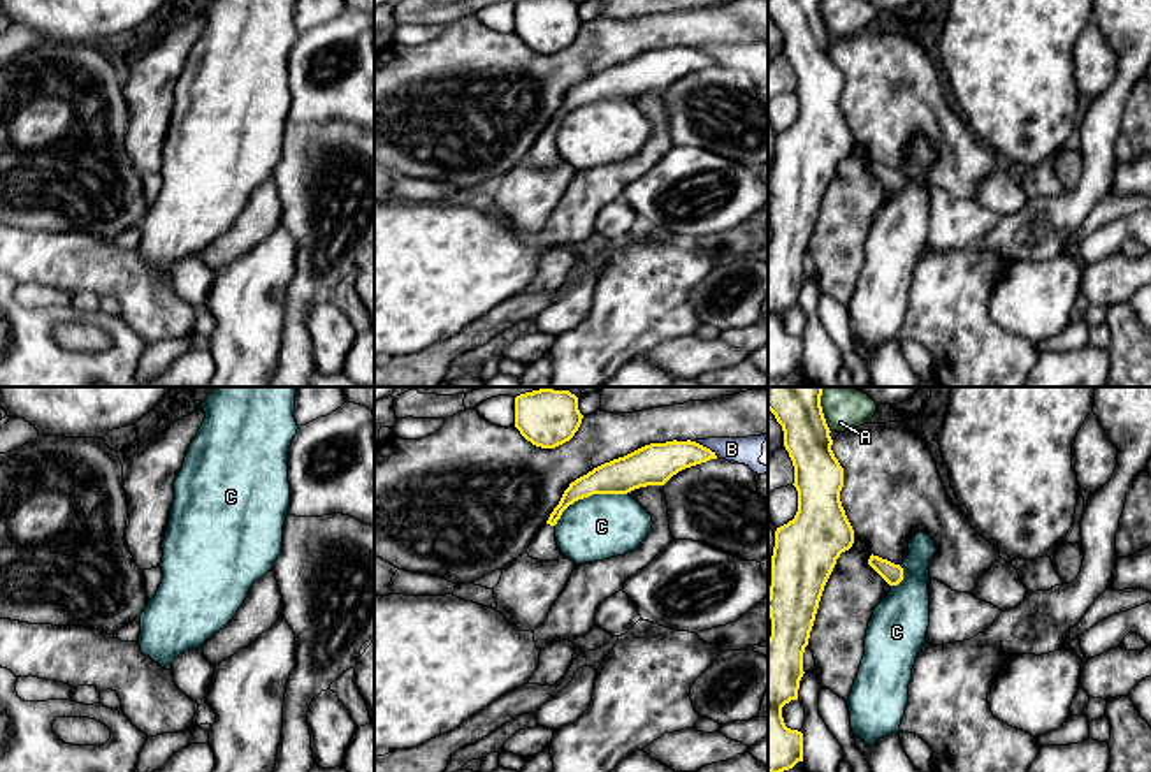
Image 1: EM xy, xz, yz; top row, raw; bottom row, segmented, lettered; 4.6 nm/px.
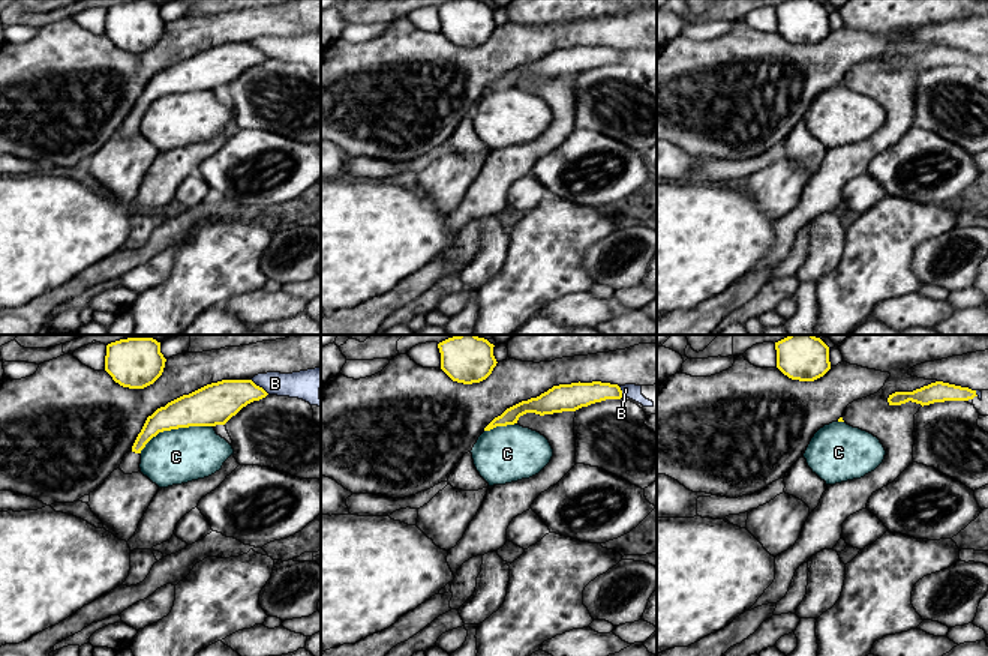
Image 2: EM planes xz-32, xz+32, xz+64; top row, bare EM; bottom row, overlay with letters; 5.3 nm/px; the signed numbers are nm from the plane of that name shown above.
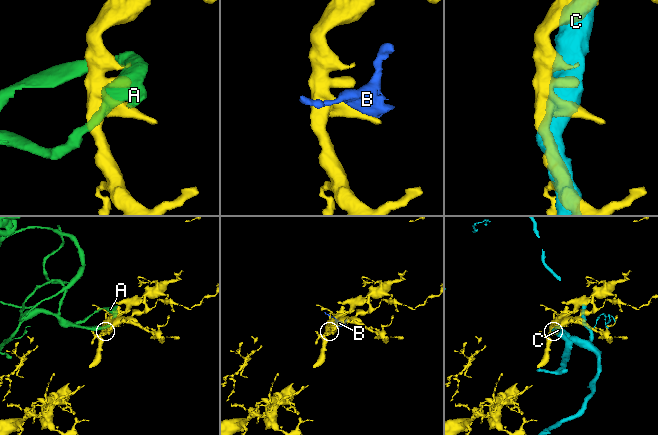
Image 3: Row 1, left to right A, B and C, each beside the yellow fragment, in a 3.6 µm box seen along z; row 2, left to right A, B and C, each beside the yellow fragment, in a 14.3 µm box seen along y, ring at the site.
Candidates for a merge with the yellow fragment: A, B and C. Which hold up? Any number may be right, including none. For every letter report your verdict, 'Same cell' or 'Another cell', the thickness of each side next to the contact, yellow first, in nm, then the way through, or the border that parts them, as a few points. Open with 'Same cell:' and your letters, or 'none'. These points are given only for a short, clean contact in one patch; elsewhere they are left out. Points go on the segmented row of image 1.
Same cell: none
A: Another cell. Thickness 280 nm (yellow) against 200 nm
B: Another cell. Thickness 190 nm (yellow) against 130 nm
C: Another cell. Thickness 160 nm (yellow) against 300 nm

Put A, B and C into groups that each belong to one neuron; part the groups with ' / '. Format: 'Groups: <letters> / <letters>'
Groups: A / B / C

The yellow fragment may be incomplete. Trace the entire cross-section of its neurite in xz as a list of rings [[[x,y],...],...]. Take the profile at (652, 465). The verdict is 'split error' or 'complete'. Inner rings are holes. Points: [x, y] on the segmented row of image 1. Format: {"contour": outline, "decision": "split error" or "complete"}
{"contour": [[[673,440],[645,445],[624,457],[594,468],[571,482],[564,491],[547,524],[534,535],[527,549],[529,557],[555,561],[562,554],[557,547],[555,524],[575,501],[592,494],[627,494],[647,485],[664,485],[678,471],[710,459],[717,459],[710,448],[691,440]]], "decision": "split error"}

